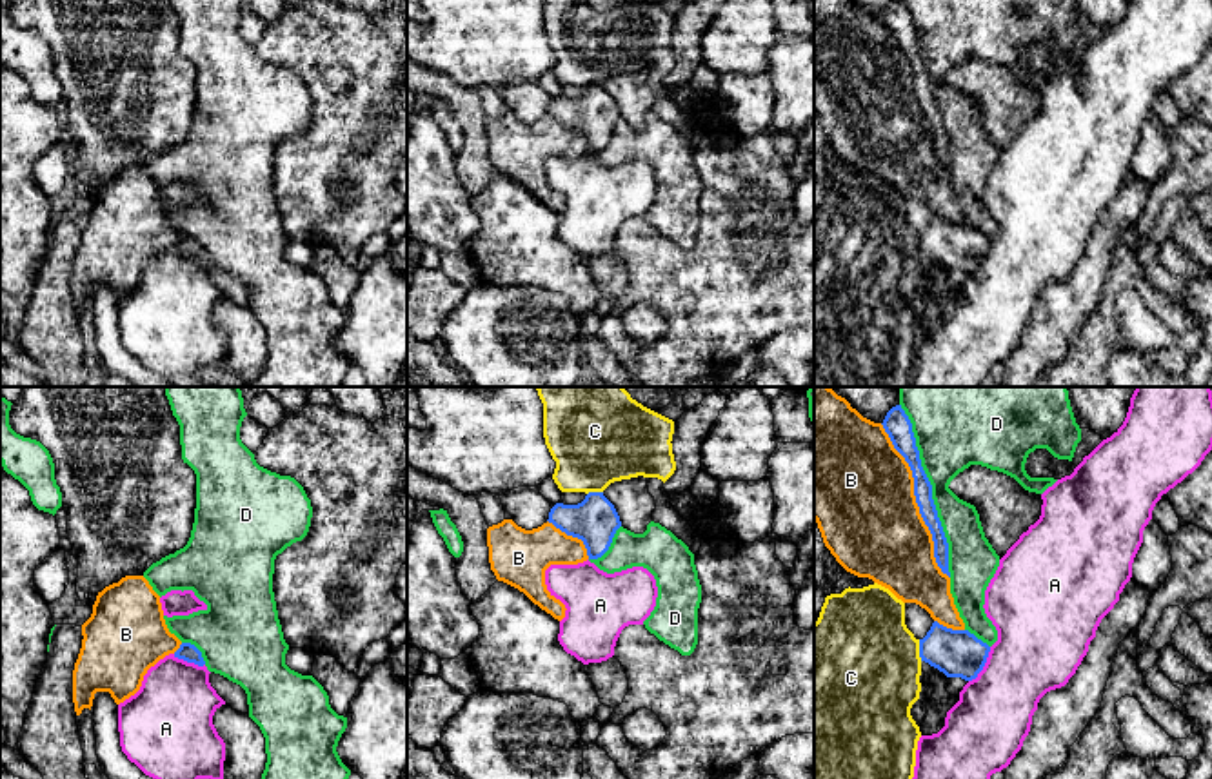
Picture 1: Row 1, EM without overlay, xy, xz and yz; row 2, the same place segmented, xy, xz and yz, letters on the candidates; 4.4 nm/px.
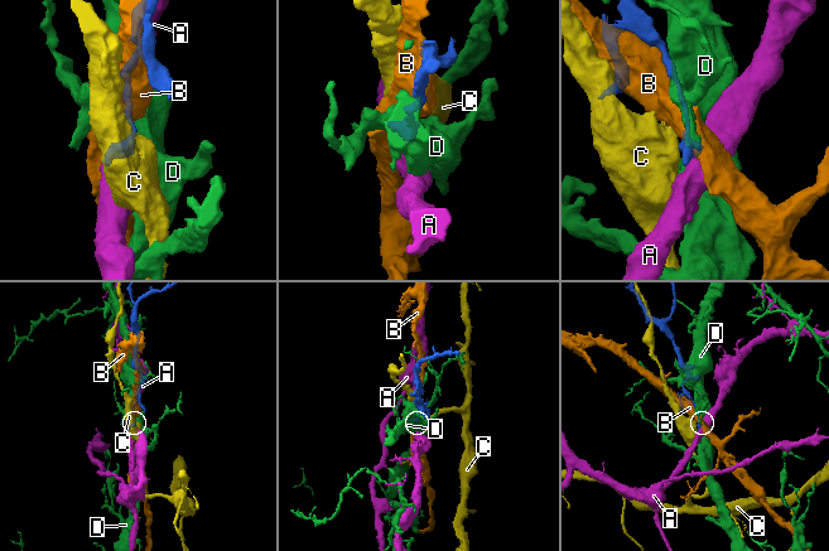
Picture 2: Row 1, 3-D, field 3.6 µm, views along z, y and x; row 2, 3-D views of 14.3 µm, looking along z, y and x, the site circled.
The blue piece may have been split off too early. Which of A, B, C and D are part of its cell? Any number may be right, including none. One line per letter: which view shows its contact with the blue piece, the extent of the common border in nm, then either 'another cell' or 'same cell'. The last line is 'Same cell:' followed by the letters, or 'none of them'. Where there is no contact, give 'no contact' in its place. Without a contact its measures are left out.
A: contact in yz; length 190 nm; another cell
B: contact in yz; length 750 nm; another cell
C: contact in yz; length 100 nm; another cell
D: contact in yz; length 800 nm; another cell
Same cell: none of them

